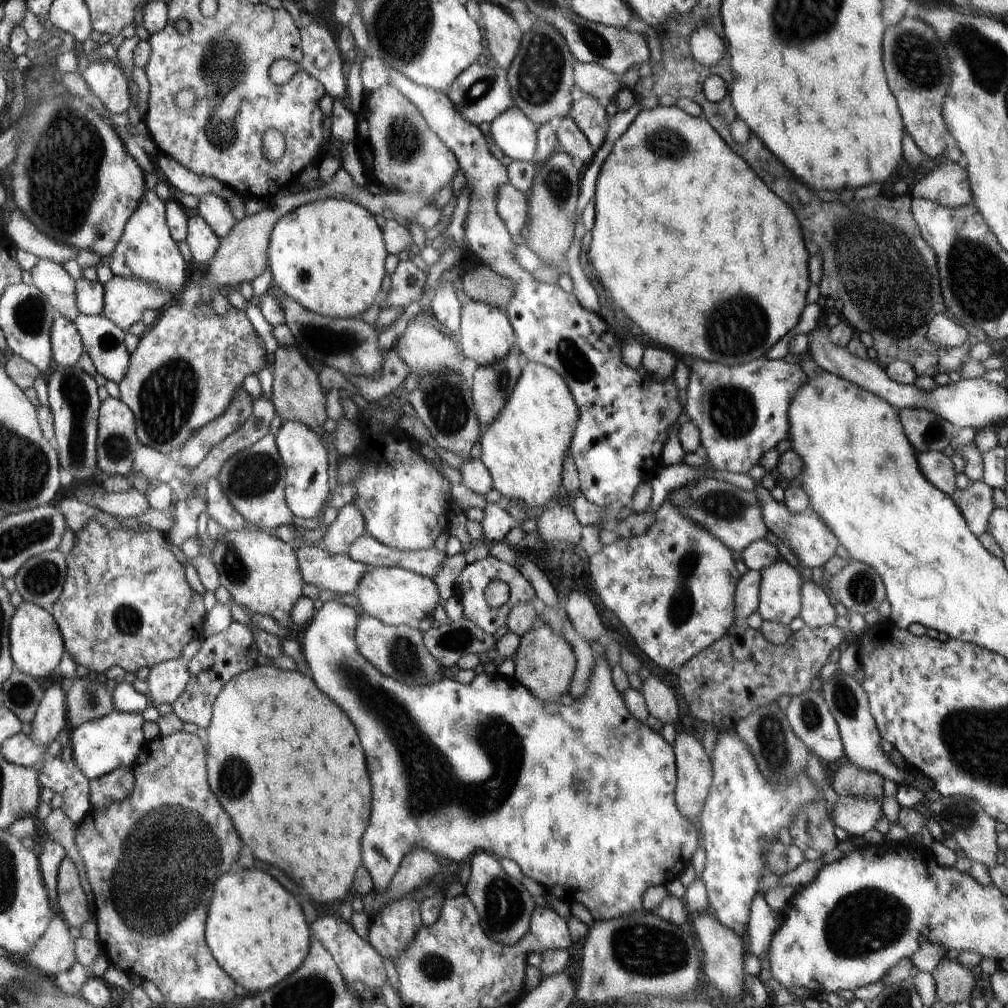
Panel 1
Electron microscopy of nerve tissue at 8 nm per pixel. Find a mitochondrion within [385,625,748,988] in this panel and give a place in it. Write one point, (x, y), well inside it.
(641, 952)

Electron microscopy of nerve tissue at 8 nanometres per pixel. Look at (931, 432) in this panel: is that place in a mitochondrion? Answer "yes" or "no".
yes

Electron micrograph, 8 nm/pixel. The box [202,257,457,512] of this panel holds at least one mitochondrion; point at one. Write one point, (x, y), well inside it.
(253, 476)

